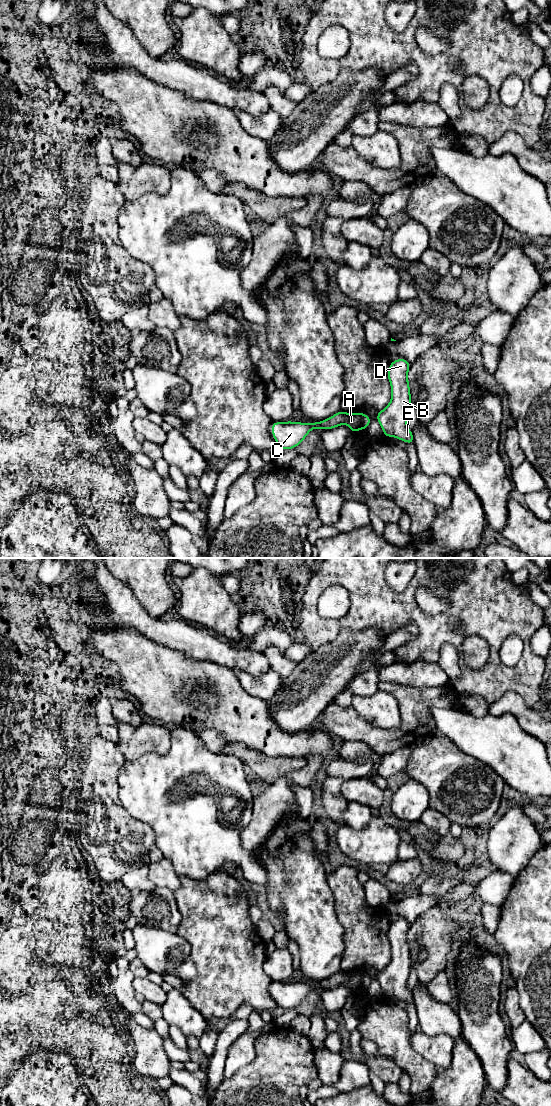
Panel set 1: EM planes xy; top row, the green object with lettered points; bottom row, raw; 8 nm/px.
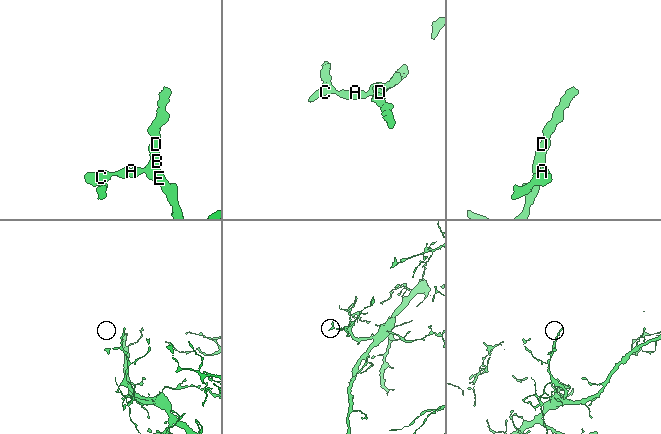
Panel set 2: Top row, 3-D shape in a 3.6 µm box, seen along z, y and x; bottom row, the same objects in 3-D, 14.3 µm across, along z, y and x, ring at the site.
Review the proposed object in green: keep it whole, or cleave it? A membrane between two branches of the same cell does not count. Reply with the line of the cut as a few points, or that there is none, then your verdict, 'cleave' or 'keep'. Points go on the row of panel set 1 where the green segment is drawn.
no cut | keep

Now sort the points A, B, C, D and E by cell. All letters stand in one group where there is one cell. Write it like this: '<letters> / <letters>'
A B C D E

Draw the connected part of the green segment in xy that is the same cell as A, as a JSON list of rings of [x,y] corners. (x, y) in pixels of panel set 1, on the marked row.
[[[339,411],[321,422],[312,422],[311,424],[296,423],[290,420],[287,422],[273,422],[271,432],[279,448],[281,450],[287,450],[297,447],[312,429],[333,429],[346,424],[352,433],[356,433],[360,429],[366,430],[370,422],[370,417],[365,413]]]

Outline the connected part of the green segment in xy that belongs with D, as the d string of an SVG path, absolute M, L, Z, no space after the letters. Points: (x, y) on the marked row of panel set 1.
M402 358L390 362L387 376L391 386L391 400L383 410L377 413L376 418L384 436L414 444L413 432L407 427L411 405L408 381L410 365L410 362Z

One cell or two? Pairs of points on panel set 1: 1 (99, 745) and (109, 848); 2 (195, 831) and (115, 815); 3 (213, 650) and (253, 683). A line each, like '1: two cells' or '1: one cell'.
1: one cell
2: two cells
3: two cells

